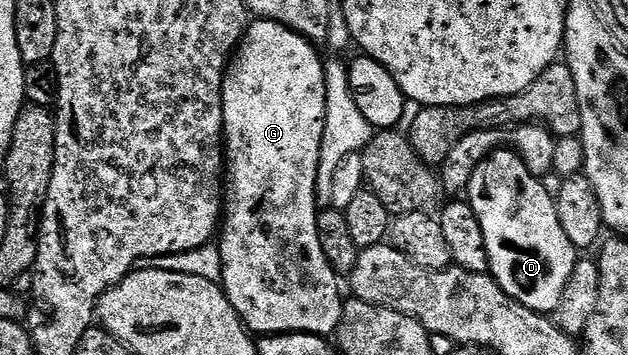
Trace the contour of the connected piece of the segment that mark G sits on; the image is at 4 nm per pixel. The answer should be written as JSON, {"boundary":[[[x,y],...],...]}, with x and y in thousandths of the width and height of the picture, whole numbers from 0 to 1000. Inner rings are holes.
{"boundary":[[[406,54],[398,76],[392,82],[392,99],[387,101],[384,124],[376,138],[376,155],[360,183],[360,214],[354,225],[354,369],[357,375],[357,617],[350,631],[350,673],[346,679],[344,696],[350,727],[354,730],[354,786],[350,792],[363,851],[369,851],[369,862],[376,873],[379,893],[385,899],[393,927],[404,941],[447,941],[452,935],[489,935],[498,946],[525,952],[537,938],[538,913],[545,904],[545,859],[548,834],[538,825],[538,797],[541,780],[532,763],[532,752],[522,738],[522,727],[516,727],[516,704],[510,704],[510,659],[503,659],[503,614],[510,594],[510,566],[506,558],[506,470],[510,468],[510,411],[513,408],[513,380],[516,377],[516,332],[519,330],[519,194],[516,169],[506,161],[506,146],[498,121],[489,113],[478,90],[468,90],[459,73],[452,73],[439,56]]]}

